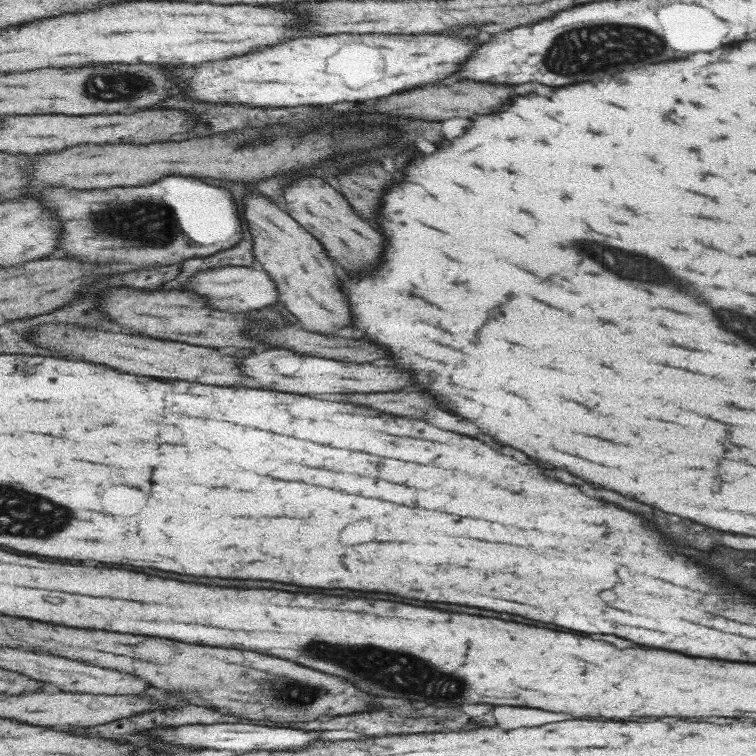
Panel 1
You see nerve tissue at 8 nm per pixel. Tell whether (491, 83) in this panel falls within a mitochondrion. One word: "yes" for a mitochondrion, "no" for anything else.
no

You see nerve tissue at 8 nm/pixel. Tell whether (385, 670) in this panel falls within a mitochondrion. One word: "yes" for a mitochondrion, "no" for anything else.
yes

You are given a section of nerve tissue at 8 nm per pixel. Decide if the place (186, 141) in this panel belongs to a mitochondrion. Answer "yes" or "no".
no

